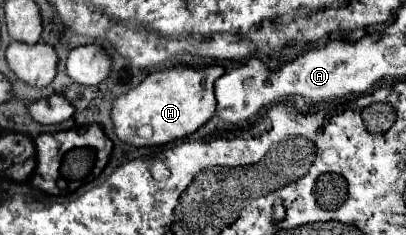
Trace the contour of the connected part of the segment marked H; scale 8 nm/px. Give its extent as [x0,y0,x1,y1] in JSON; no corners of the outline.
[112,65,224,145]

